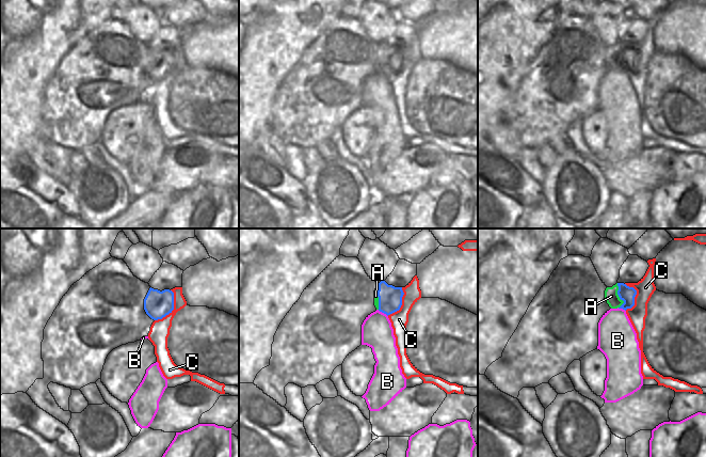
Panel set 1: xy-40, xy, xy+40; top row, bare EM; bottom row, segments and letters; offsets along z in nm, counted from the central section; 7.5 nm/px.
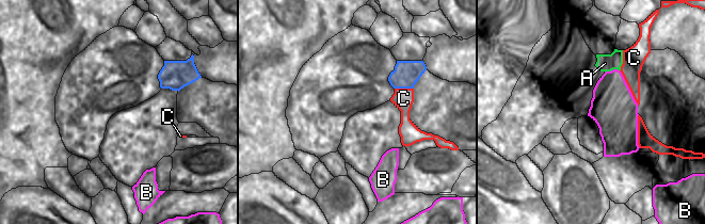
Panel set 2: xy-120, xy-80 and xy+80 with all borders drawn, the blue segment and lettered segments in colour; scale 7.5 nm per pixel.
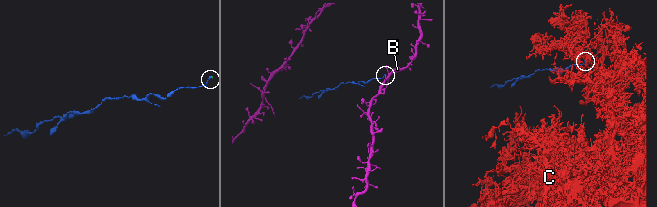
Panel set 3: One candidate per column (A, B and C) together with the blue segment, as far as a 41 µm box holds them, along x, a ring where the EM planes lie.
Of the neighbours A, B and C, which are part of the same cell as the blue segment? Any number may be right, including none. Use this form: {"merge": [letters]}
{"merge": ["A"]}

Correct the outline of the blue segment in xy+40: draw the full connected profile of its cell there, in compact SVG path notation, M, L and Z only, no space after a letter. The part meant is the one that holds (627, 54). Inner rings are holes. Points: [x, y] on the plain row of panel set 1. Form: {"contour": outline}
{"contour": "M616 44L605 51L605 60L611 69L631 69L635 66L637 51L624 44Z"}

